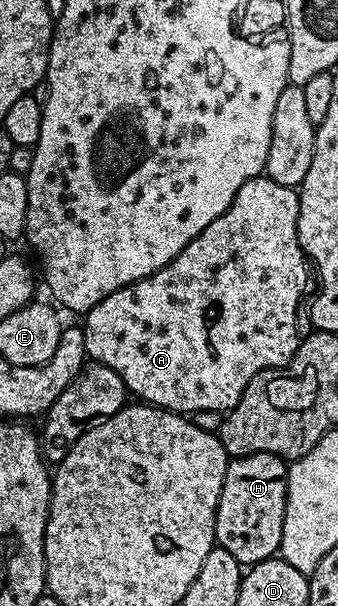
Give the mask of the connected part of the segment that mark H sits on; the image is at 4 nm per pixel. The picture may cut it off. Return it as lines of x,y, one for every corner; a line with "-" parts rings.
259,452
229,459
216,507
216,544
230,550
241,566
271,560
280,551
288,496
288,464
280,456

